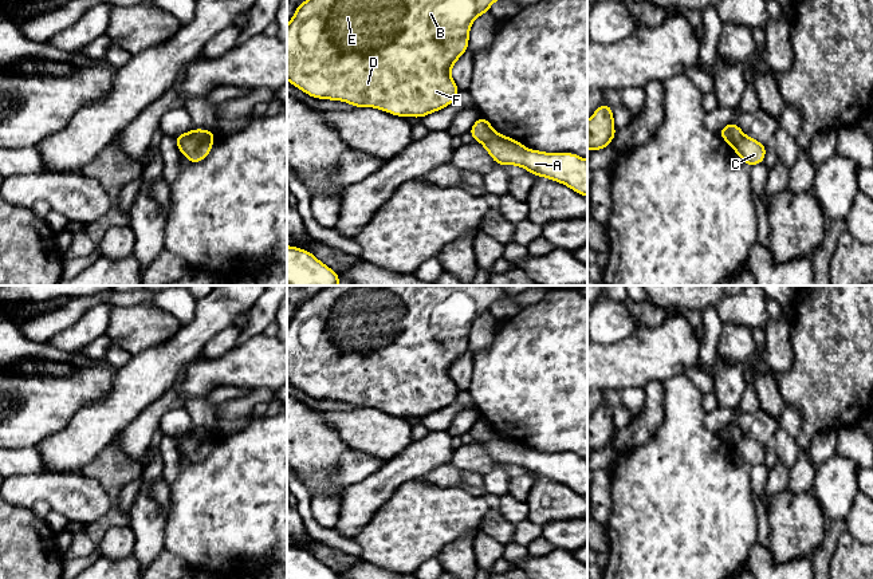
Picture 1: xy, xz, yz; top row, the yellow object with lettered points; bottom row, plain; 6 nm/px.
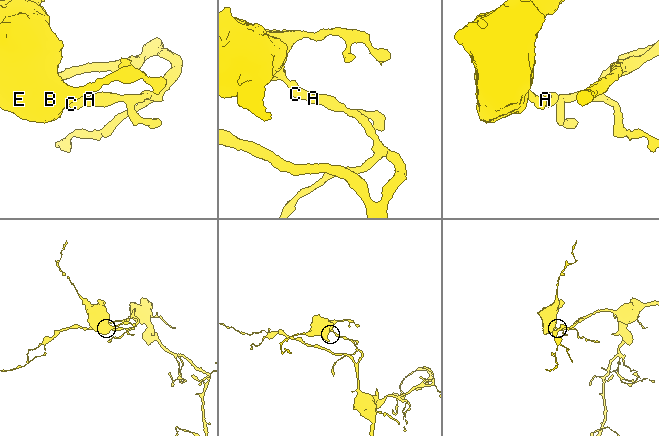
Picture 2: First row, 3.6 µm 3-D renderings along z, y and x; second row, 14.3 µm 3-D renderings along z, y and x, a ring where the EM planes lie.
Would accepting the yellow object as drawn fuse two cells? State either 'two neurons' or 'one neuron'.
two neurons

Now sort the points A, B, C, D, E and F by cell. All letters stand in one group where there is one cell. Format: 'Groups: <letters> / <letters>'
Groups: A C / B D E F

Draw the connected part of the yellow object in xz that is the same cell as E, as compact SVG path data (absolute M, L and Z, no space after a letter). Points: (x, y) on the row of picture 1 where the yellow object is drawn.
M306 0L298 5L287 24L287 79L312 98L343 101L354 107L377 107L404 118L422 118L455 102L460 90L451 76L451 67L469 47L472 21L488 12L493 1L496 0Z

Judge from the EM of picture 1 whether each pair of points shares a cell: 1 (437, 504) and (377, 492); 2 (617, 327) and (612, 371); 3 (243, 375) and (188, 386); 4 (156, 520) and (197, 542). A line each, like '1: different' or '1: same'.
1: different
2: different
3: same
4: different

